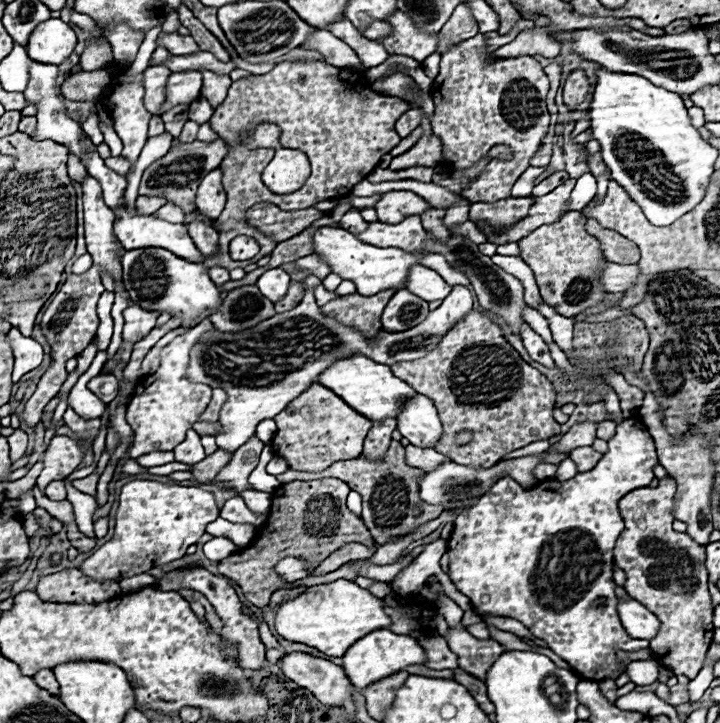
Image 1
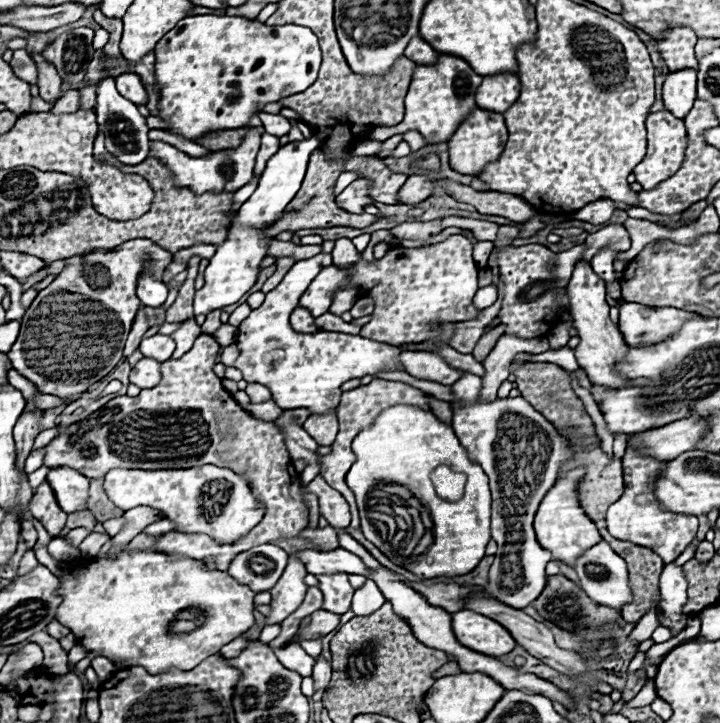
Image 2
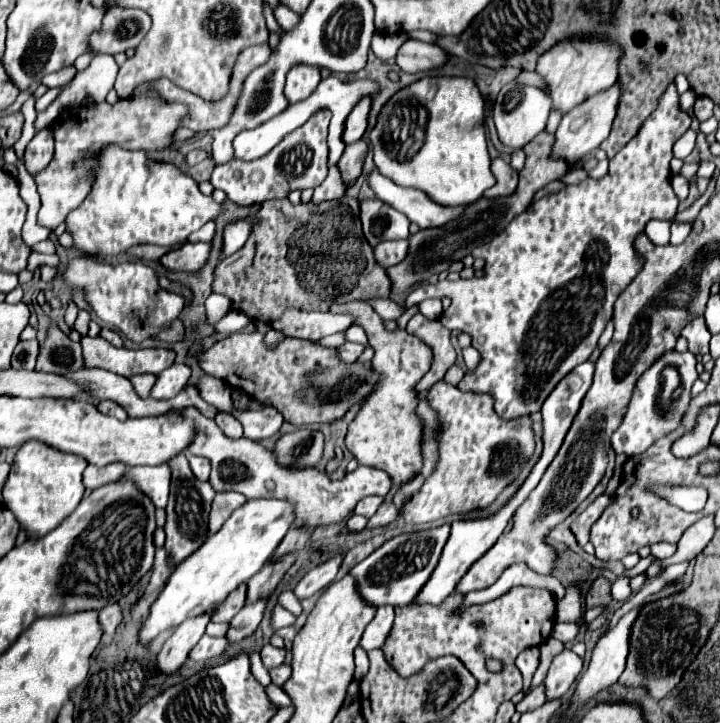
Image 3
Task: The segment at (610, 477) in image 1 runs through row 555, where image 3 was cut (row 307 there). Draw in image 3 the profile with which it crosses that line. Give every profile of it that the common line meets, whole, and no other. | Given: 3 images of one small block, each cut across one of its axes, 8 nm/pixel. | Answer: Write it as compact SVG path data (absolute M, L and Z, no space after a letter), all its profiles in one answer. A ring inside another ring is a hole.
M668 84L666 92L660 96L660 102L658 102L658 108L644 120L642 128L638 130L638 134L610 160L610 170L604 178L600 180L594 180L594 178L588 178L584 182L580 182L578 186L566 186L564 190L556 192L556 194L550 194L550 196L542 196L538 200L534 200L530 204L530 208L526 212L522 212L522 216L516 216L498 236L494 236L494 240L474 248L472 256L474 258L484 258L486 260L486 266L484 266L484 278L470 278L470 280L458 280L458 282L436 282L436 284L418 284L408 296L406 296L406 306L414 306L418 302L422 302L424 298L452 298L452 304L450 308L446 308L442 312L442 318L440 322L448 328L448 330L462 330L462 332L468 332L472 336L472 346L476 350L480 350L482 354L482 362L480 366L466 374L462 378L462 382L458 384L460 390L472 390L472 392L488 392L492 394L494 398L494 408L500 416L504 418L516 418L516 416L530 416L534 414L536 410L540 410L542 402L546 400L546 396L554 390L554 386L572 370L576 368L578 364L586 362L590 358L590 354L594 352L596 348L596 342L600 338L600 334L604 332L604 326L606 322L612 318L612 306L618 298L618 294L634 280L634 276L638 274L640 266L642 266L642 260L638 258L638 254L634 252L632 244L634 244L634 238L638 232L644 230L646 222L652 220L652 218L658 218L658 220L672 220L672 216L676 214L676 208L678 208L678 198L670 186L670 160L672 160L672 146L674 142L690 128L690 122L692 122L692 116L680 108L680 94L676 90L676 84Z

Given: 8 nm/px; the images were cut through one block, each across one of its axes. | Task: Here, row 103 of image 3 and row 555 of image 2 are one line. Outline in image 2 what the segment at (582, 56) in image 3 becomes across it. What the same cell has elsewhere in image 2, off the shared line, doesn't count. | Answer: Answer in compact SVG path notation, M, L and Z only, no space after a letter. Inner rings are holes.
M570 470L570 474L564 474L556 482L556 486L552 486L548 490L548 494L544 496L544 500L536 512L536 520L534 520L534 530L536 530L540 546L546 548L548 552L552 552L554 560L564 562L568 566L574 566L574 562L590 546L596 546L598 542L602 542L602 536L598 534L594 522L586 520L586 514L582 514L582 510L578 506L578 496L576 496L578 478L582 478L582 470Z

